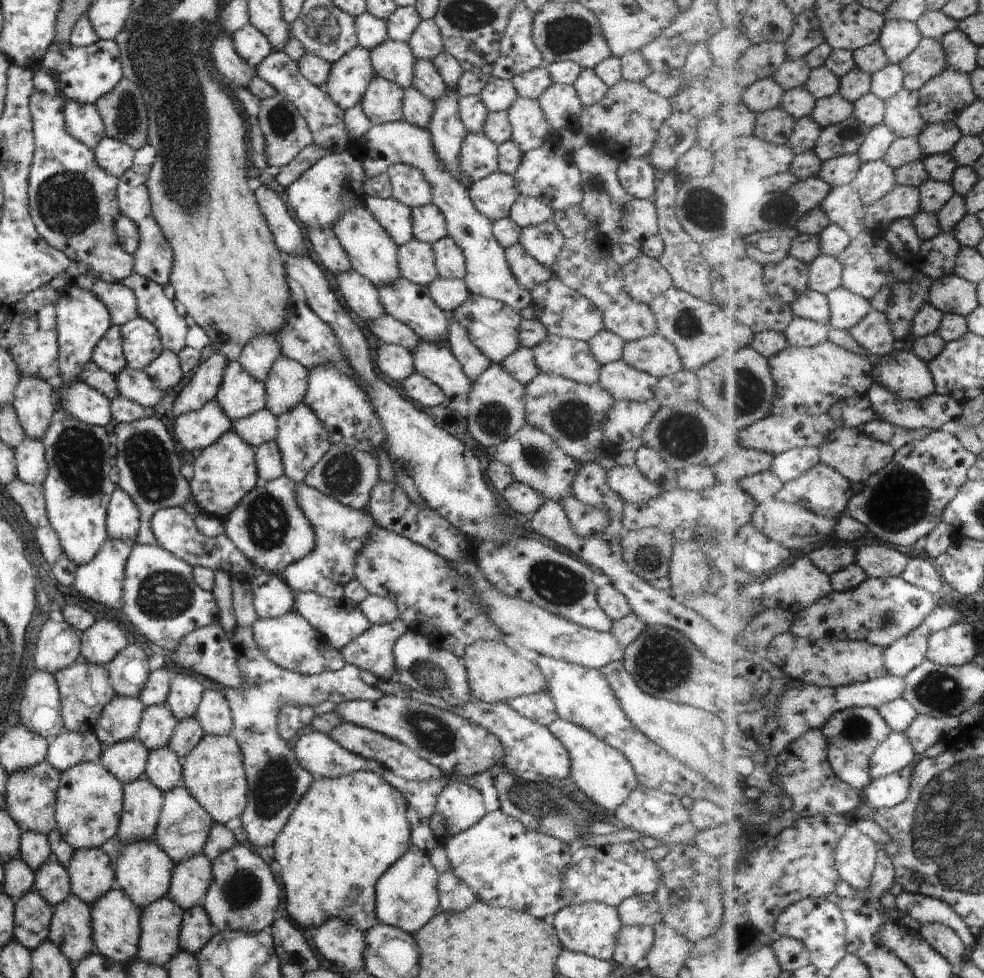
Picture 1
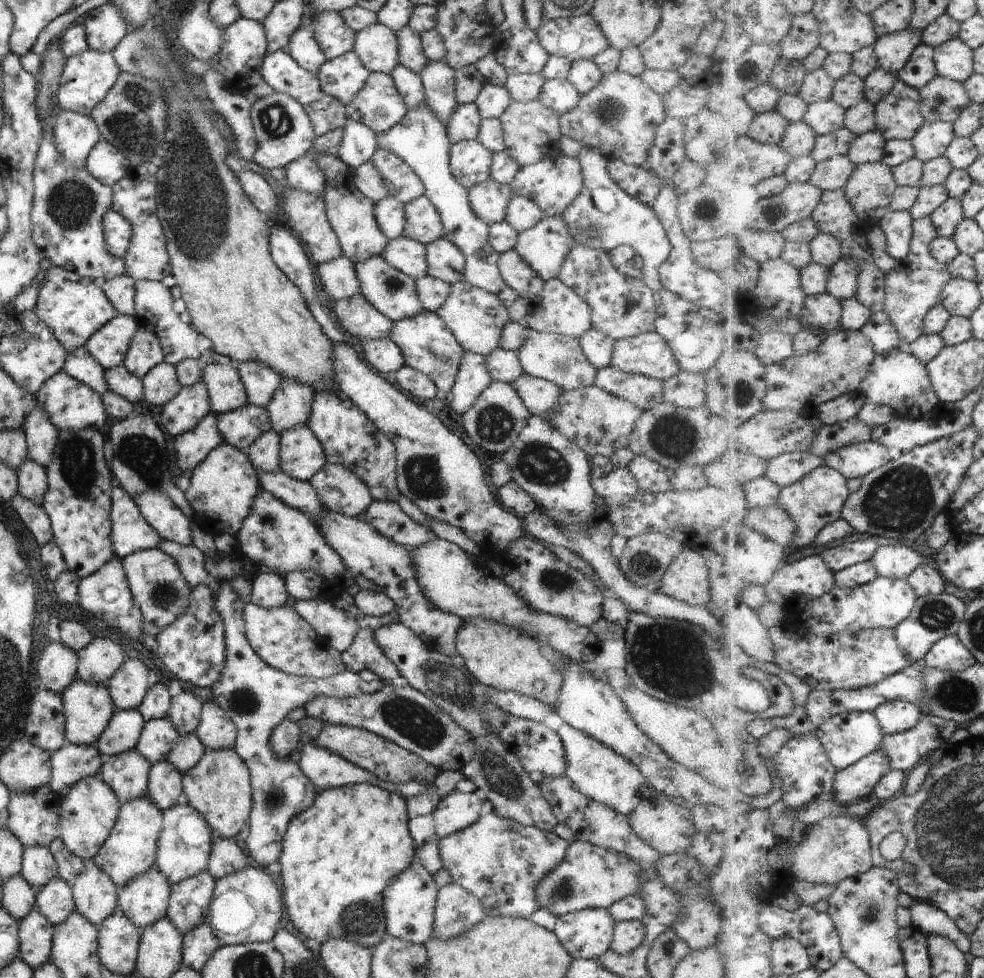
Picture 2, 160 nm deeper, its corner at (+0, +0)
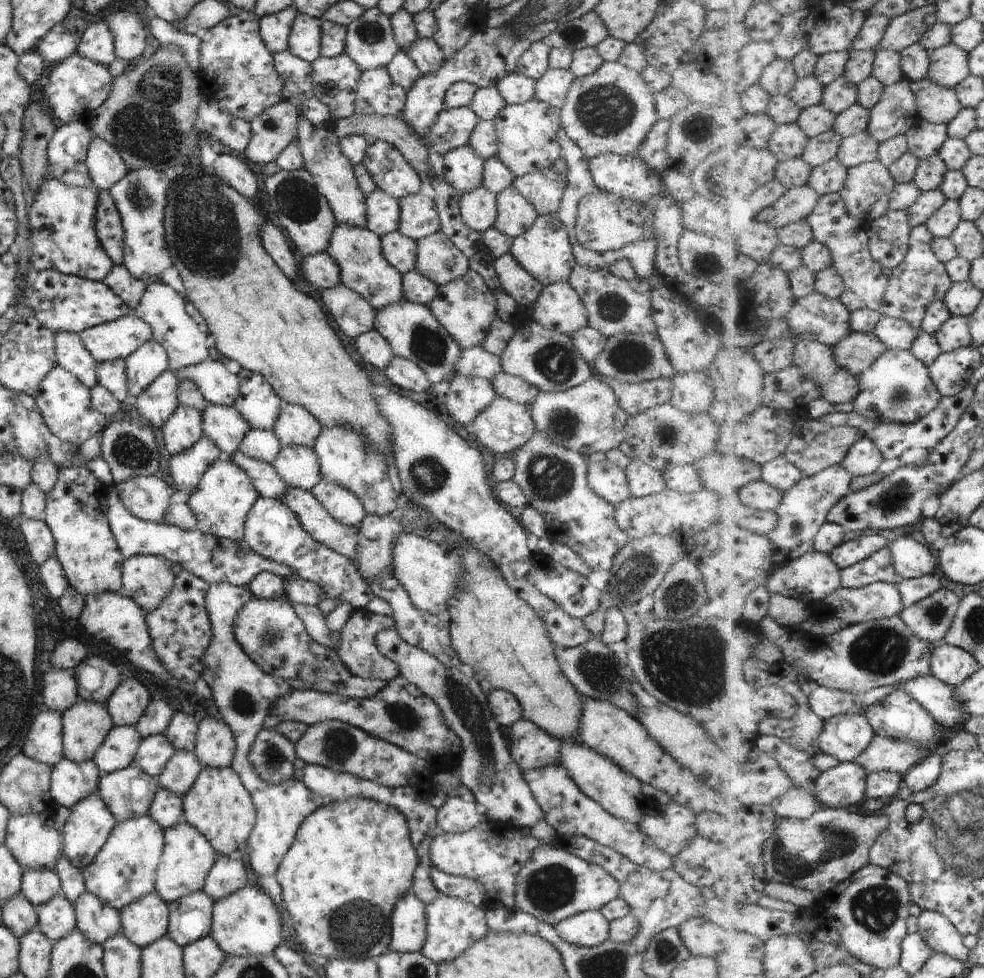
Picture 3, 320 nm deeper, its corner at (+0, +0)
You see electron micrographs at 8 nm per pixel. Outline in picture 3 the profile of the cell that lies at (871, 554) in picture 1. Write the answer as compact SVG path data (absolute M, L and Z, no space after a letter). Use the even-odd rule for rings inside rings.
M901 537L889 544L894 556L896 571L904 579L918 579L925 575L940 574L936 557L917 540Z

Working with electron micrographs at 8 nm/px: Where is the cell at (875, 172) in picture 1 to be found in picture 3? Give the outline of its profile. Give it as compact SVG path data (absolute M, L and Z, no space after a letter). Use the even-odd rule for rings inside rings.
M878 160L868 161L848 169L848 178L840 194L847 211L854 218L871 223L890 212L891 192L894 192L895 186L896 183L889 167Z

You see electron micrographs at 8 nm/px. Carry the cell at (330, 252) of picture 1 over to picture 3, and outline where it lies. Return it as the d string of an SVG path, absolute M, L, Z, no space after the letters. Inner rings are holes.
M278 169L275 174L263 180L263 190L269 210L273 211L277 224L285 230L293 251L298 250L303 256L325 253L334 228L333 216L325 198L315 189L312 177L304 169L293 172Z

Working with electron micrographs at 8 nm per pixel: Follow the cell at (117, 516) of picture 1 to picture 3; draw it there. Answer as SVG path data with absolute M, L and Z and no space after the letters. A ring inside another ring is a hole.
M113 484L106 488L104 509L111 534L123 559L135 555L155 555L167 559L170 563L179 564L183 571L200 578L209 587L219 583L234 587L247 586L261 571L276 574L283 579L295 576L287 565L263 558L243 540L233 542L223 537L211 536L209 533L203 534L197 528L186 531L173 525L139 520L123 508Z

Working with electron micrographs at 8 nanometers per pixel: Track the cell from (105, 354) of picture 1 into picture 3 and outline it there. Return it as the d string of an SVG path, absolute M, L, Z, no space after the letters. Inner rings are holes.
M127 316L83 329L76 335L96 363L124 360L151 336L150 326L140 318Z

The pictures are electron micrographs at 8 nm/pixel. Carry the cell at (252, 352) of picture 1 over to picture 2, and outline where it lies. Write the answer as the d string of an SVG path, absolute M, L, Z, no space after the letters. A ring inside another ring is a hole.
M257 361L238 363L234 369L243 385L246 402L256 407L264 408L282 381L278 374Z

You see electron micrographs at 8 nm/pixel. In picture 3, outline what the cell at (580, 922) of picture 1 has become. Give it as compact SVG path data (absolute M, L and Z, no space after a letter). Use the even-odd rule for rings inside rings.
M585 911L553 926L555 932L576 947L592 947L608 942L608 922L599 911Z

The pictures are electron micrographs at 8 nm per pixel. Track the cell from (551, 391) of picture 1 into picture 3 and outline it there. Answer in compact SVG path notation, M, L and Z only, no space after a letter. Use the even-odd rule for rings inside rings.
M502 371L492 376L488 382L495 392L494 396L501 396L505 400L513 400L518 404L529 404L539 394L539 390L535 386L531 386L531 384L523 382L521 378L510 376Z

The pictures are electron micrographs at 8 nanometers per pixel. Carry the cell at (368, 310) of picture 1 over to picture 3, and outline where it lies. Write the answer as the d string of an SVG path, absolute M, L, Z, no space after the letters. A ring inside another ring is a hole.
M326 253L303 256L299 262L299 273L314 288L329 290L341 284L339 268Z

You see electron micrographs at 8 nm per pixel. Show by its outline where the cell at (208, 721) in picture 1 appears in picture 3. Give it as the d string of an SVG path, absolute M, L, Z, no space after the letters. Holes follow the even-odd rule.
M203 718L196 723L194 749L198 763L203 767L229 767L236 752L231 729L221 720Z

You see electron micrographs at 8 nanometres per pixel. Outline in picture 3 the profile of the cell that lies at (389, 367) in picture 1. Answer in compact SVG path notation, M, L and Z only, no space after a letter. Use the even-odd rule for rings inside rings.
M374 329L354 339L354 350L357 359L379 370L383 370L394 356L389 344Z

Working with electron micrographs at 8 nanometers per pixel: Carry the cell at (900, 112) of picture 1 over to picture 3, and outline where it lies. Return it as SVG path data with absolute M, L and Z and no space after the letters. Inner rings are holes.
M907 78L898 84L885 87L883 97L870 112L867 132L880 144L902 135L906 136L912 127L917 127L921 119L917 100L910 90Z

